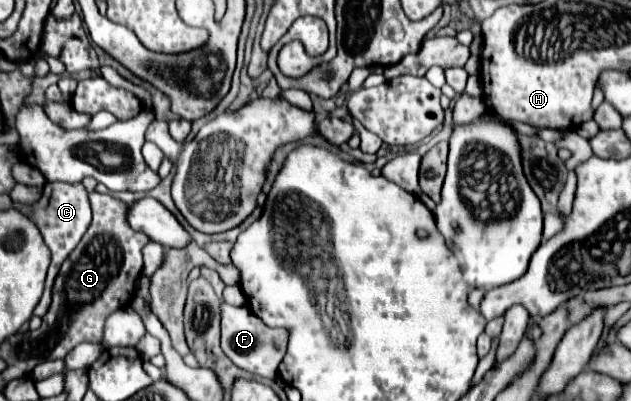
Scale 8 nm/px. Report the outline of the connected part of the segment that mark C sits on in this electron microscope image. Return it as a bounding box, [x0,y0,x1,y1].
[17,183,91,317]

